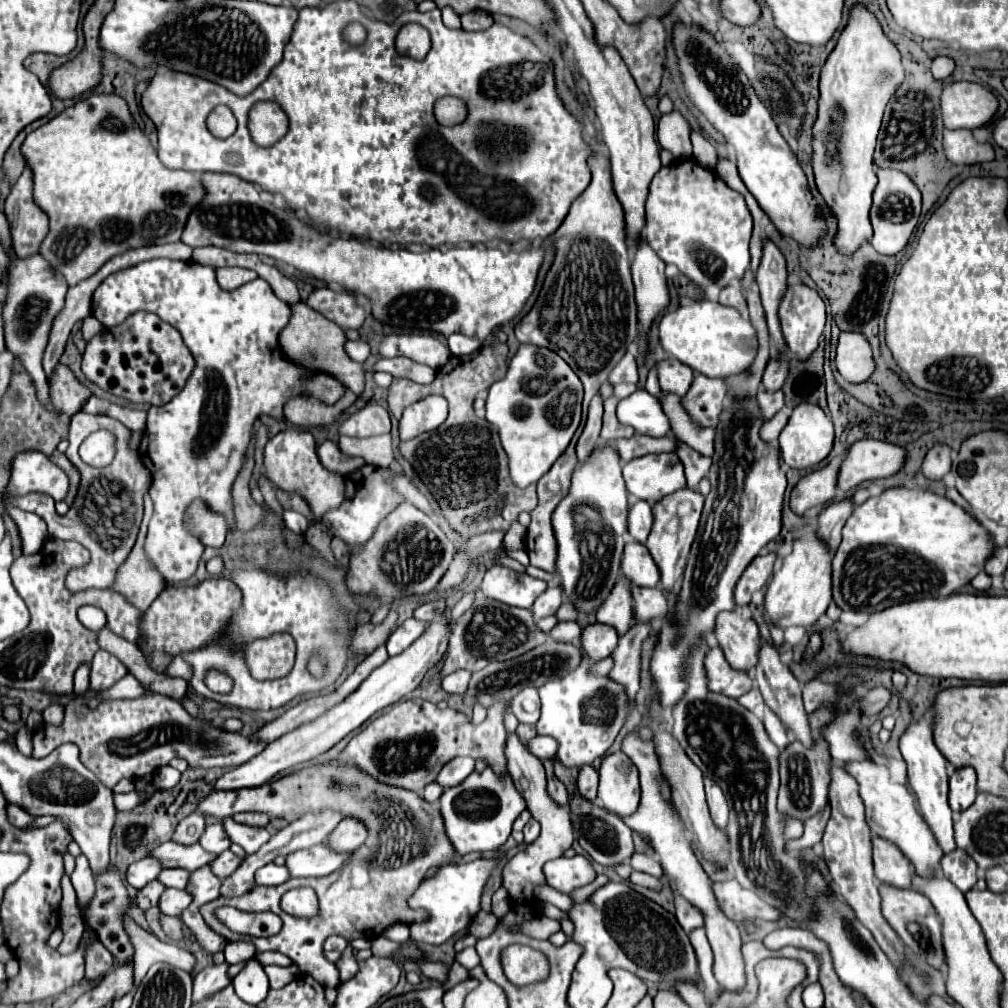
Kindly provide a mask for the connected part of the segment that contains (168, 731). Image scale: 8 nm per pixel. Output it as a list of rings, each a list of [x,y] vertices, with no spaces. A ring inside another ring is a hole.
[[[88,689],[84,697],[74,697],[64,709],[62,725],[40,725],[32,737],[32,755],[42,759],[58,745],[72,741],[80,747],[82,763],[94,771],[98,779],[106,783],[106,787],[112,789],[120,779],[140,779],[156,773],[156,769],[168,765],[168,761],[174,757],[186,759],[192,769],[238,767],[262,753],[268,745],[266,741],[216,727],[204,717],[194,717],[178,699],[162,693],[148,693],[138,699],[102,699],[96,707],[90,707],[90,701],[98,695],[100,691]],[[78,713],[84,717],[78,719]]]

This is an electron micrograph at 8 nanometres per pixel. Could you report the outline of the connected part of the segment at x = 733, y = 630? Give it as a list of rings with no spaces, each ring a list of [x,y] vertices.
[[[742,609],[726,611],[718,615],[718,629],[716,629],[718,645],[722,647],[728,663],[736,671],[744,671],[754,675],[754,669],[760,661],[760,633],[754,619],[744,619]]]

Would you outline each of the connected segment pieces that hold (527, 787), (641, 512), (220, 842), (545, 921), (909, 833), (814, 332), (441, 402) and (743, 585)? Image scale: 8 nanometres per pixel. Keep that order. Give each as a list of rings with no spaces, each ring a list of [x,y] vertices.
[[[508,733],[504,755],[506,755],[506,769],[512,775],[518,791],[522,791],[522,795],[526,795],[526,807],[532,813],[532,817],[542,825],[542,831],[540,831],[540,837],[534,843],[530,843],[524,851],[514,855],[506,863],[506,867],[502,871],[502,885],[508,889],[512,901],[516,901],[518,905],[532,907],[532,887],[536,883],[544,883],[542,865],[546,861],[558,859],[566,849],[570,849],[572,843],[574,843],[574,835],[572,835],[568,811],[564,807],[558,807],[546,793],[546,775],[544,775],[542,761],[526,751],[524,743],[520,741],[520,737],[516,733]]]
[[[636,501],[628,511],[628,533],[638,543],[644,543],[648,539],[648,533],[650,533],[650,523],[652,523],[650,503]]]
[[[210,823],[210,825],[206,827],[206,831],[202,833],[202,837],[200,837],[198,843],[200,843],[206,851],[216,853],[216,855],[220,855],[222,851],[230,849],[230,845],[232,845],[232,841],[228,839],[222,823]]]
[[[538,915],[538,917],[532,919],[532,923],[526,923],[524,931],[526,931],[526,935],[536,937],[536,939],[548,939],[552,933],[560,931],[560,921],[544,917],[544,915]]]
[[[850,763],[846,767],[854,779],[858,779],[860,795],[866,805],[866,821],[870,825],[870,831],[890,843],[894,843],[914,865],[916,875],[920,877],[934,877],[940,869],[940,859],[944,851],[940,849],[934,833],[930,831],[924,817],[916,811],[914,797],[908,793],[908,789],[900,783],[894,783],[890,779],[890,773],[884,765],[878,763]]]
[[[790,285],[790,291],[786,291],[786,295],[782,297],[780,327],[790,353],[794,353],[798,361],[808,361],[812,353],[818,349],[820,335],[824,333],[824,323],[826,323],[826,311],[820,295],[806,285]]]
[[[432,395],[422,401],[416,401],[414,405],[404,409],[404,415],[400,419],[400,439],[412,439],[420,433],[434,431],[444,423],[448,415],[448,403],[446,399]]]
[[[776,553],[758,555],[758,559],[754,559],[754,563],[746,569],[746,575],[742,575],[742,581],[738,581],[738,587],[736,587],[738,605],[750,605],[752,593],[762,589],[768,583],[774,571],[774,561],[776,561]]]

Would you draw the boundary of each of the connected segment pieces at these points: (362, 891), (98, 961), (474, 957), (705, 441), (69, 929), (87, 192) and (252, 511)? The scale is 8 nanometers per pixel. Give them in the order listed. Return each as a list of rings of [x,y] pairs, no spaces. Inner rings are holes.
[[[320,765],[296,771],[288,777],[268,781],[260,787],[238,789],[238,791],[212,791],[204,795],[196,807],[208,821],[222,821],[242,811],[260,811],[270,817],[282,817],[294,821],[308,811],[320,809],[340,809],[348,817],[358,817],[370,827],[370,839],[362,845],[362,849],[354,851],[350,863],[346,863],[344,871],[334,871],[328,877],[312,879],[312,881],[286,881],[278,887],[252,887],[242,897],[218,897],[204,907],[200,913],[206,925],[222,935],[226,941],[246,941],[256,947],[256,953],[278,951],[290,957],[300,973],[312,975],[326,989],[336,989],[340,985],[340,973],[333,962],[328,961],[322,953],[322,943],[328,935],[342,935],[348,941],[364,937],[376,939],[386,927],[392,923],[402,923],[414,919],[422,919],[422,911],[414,911],[408,907],[408,899],[424,881],[426,871],[432,865],[446,865],[458,861],[450,843],[446,843],[446,833],[442,831],[442,817],[438,815],[438,807],[430,803],[422,803],[414,791],[402,791],[398,787],[382,787],[382,783],[374,783],[374,779],[366,779],[358,775],[358,771],[346,771],[346,767]],[[384,837],[384,839],[382,839]],[[292,887],[312,887],[318,895],[320,915],[318,919],[296,919],[286,915],[280,909],[280,897]],[[220,905],[232,905],[242,911],[272,911],[282,921],[284,927],[278,935],[266,939],[254,939],[248,935],[234,935],[226,931],[222,923],[214,919],[214,909]]]
[[[94,939],[90,947],[86,947],[84,961],[86,961],[86,979],[98,979],[106,975],[114,963],[110,951],[106,951],[98,939]]]
[[[466,947],[464,951],[460,951],[460,953],[456,955],[456,959],[458,959],[466,969],[474,969],[476,965],[480,965],[480,957],[478,957],[478,953],[476,953],[474,947]]]
[[[664,393],[664,397],[666,397],[664,413],[668,413],[670,423],[674,423],[674,431],[678,431],[678,439],[682,439],[686,445],[696,449],[698,453],[712,457],[714,455],[716,431],[714,429],[694,431],[694,427],[690,427],[690,423],[686,423],[686,415],[682,415],[682,407],[678,407],[680,397],[670,395],[670,393]]]
[[[64,873],[62,877],[62,903],[60,903],[60,911],[62,911],[62,931],[64,931],[64,941],[60,943],[58,951],[62,955],[74,953],[82,933],[84,933],[84,921],[80,917],[80,909],[78,909],[78,899],[76,899],[76,891],[70,883],[70,877]]]
[[[94,93],[64,109],[58,117],[26,137],[22,153],[34,171],[34,201],[50,217],[50,233],[44,239],[40,253],[56,271],[66,275],[68,285],[74,285],[66,293],[64,309],[56,315],[44,349],[42,365],[48,379],[52,379],[54,367],[60,363],[74,323],[92,315],[94,289],[108,275],[142,261],[166,257],[176,261],[194,259],[196,263],[210,267],[248,267],[268,281],[278,299],[288,305],[300,301],[294,281],[282,275],[276,267],[264,265],[258,255],[238,255],[218,247],[198,247],[192,255],[192,247],[180,241],[180,233],[184,231],[190,213],[206,197],[200,175],[168,169],[158,159],[150,139],[134,121],[126,99],[118,93]]]
[[[252,437],[250,447],[246,451],[246,459],[244,459],[242,471],[238,473],[238,477],[236,477],[234,485],[232,485],[234,521],[236,521],[236,527],[242,529],[242,531],[252,529],[262,519],[262,507],[252,501],[250,489],[248,489],[250,473],[252,473],[252,467],[254,467],[254,445],[256,445],[256,437]]]

